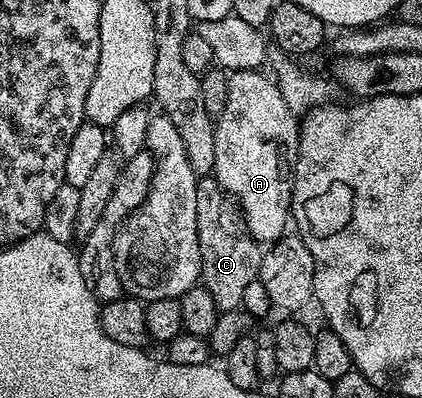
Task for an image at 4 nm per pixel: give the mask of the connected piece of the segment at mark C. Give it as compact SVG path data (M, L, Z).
M199 177L196 188L196 224L202 257L200 282L208 292L212 292L212 300L216 300L216 308L220 312L241 307L248 284L258 278L263 255L259 243L246 231L242 211L235 206L234 199L222 189L222 185L214 177Z

